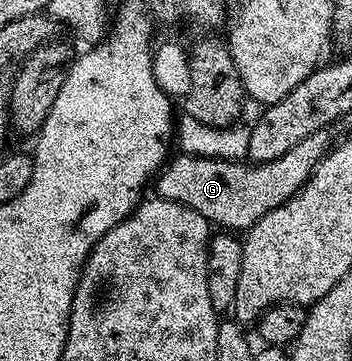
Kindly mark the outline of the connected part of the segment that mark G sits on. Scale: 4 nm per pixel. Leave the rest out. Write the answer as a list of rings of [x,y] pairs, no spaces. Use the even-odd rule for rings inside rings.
[[[327,130],[310,133],[306,137],[302,137],[302,141],[298,141],[298,145],[293,145],[286,153],[282,153],[282,157],[265,163],[233,161],[231,159],[199,159],[183,153],[173,154],[168,162],[160,168],[154,180],[155,194],[161,199],[181,203],[202,213],[202,217],[206,217],[209,224],[216,226],[217,223],[220,226],[217,228],[227,229],[232,233],[247,232],[248,228],[255,225],[259,219],[266,217],[266,213],[270,213],[270,209],[276,209],[278,205],[290,201],[290,197],[294,197],[304,188],[306,181],[312,176],[316,166],[320,164],[320,160],[330,150],[328,134]]]

